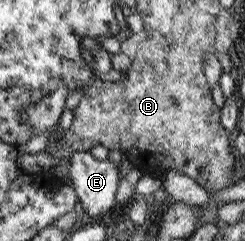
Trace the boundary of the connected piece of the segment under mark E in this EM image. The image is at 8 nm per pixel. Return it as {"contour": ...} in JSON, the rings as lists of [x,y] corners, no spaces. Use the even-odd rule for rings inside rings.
{"contour":[[[90,152],[74,153],[70,160],[70,184],[90,216],[107,218],[116,204],[120,184],[120,164],[96,160]]]}

